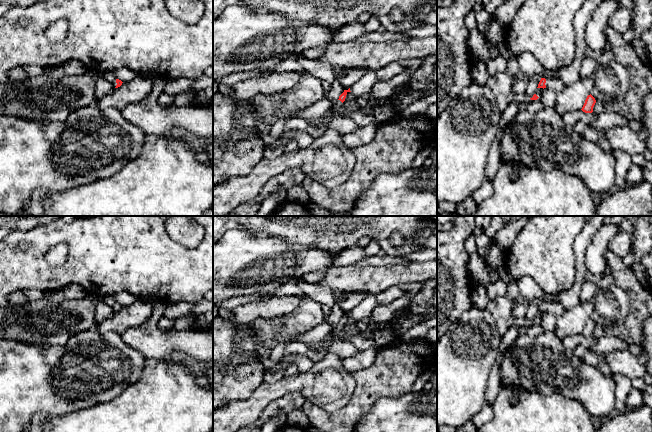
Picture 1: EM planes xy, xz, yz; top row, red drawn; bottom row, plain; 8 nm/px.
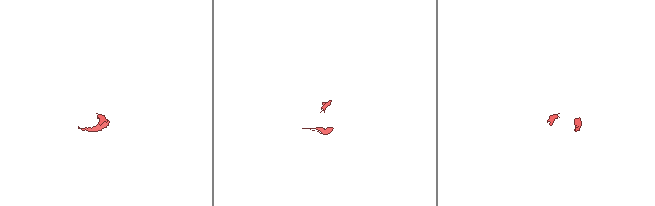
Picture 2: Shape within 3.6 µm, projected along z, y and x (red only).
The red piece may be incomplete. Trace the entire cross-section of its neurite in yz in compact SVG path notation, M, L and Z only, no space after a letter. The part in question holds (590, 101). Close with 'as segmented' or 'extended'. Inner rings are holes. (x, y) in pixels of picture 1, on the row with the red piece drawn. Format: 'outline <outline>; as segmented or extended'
outline M590 94L587 96L585 103L581 110L585 113L592 113L595 103L596 103L595 98Z; as segmented

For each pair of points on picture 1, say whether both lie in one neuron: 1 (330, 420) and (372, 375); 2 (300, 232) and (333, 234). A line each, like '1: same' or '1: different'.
1: same
2: same

